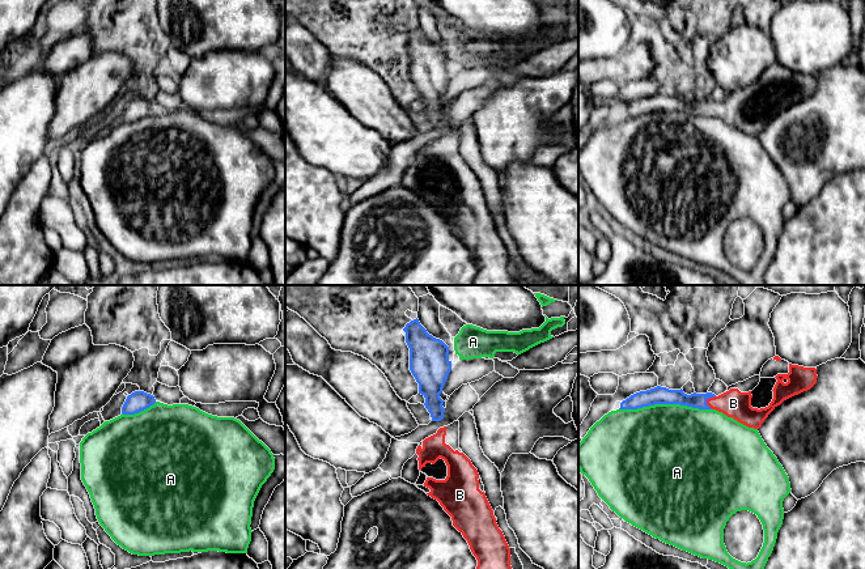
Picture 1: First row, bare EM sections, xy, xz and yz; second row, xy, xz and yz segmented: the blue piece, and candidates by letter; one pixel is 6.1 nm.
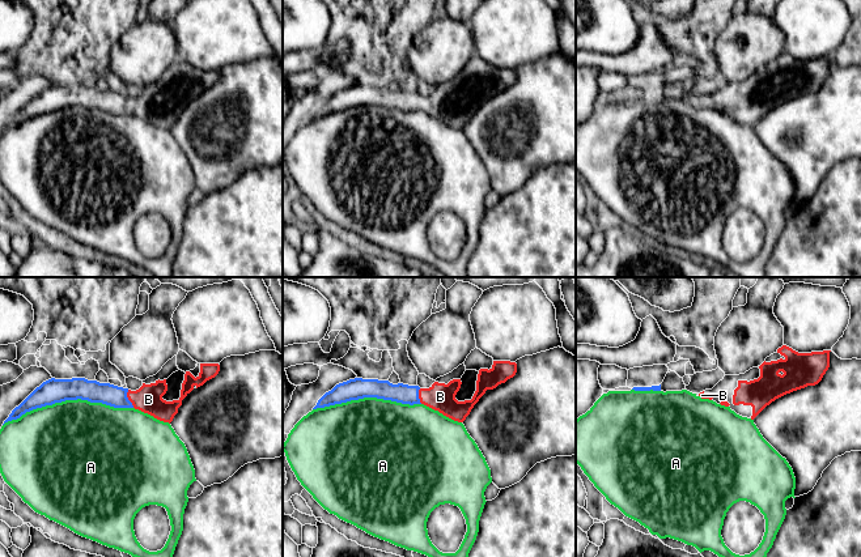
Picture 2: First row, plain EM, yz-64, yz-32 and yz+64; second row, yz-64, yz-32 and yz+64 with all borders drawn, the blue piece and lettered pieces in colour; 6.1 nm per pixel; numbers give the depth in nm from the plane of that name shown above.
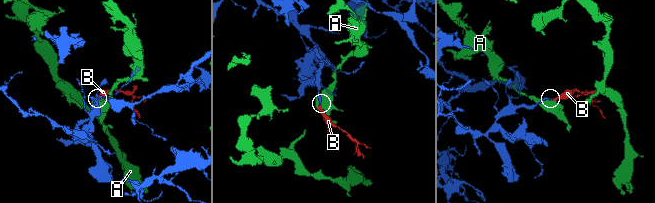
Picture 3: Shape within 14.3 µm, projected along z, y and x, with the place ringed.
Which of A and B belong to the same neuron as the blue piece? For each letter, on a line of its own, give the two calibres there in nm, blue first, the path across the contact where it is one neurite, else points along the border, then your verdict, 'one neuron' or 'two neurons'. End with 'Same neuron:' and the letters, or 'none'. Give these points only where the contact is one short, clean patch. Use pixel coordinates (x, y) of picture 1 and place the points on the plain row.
A: 110/500 nm | two neurons
B: 100/170 nm | across yz (665, 103), (706, 107), (733, 110) | one neuron
Same neuron: B

